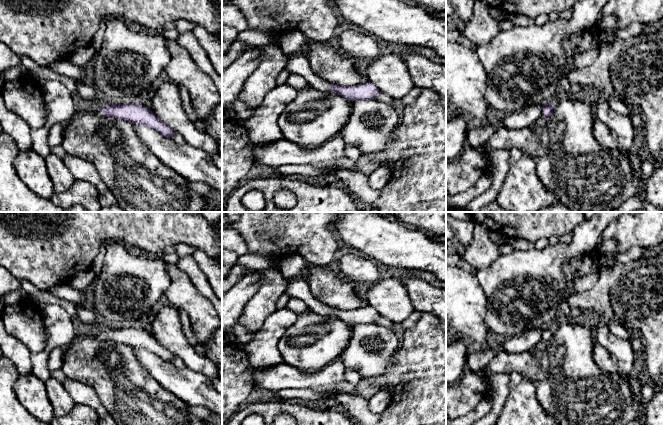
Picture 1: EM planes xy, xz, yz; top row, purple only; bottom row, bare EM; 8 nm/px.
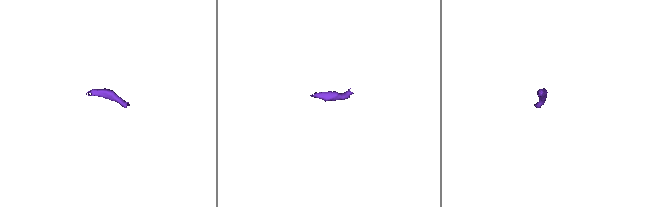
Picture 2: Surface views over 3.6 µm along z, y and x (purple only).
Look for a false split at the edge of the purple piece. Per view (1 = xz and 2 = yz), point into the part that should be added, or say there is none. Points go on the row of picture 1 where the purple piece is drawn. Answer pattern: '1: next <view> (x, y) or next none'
1: next xz (295, 64)
2: next none

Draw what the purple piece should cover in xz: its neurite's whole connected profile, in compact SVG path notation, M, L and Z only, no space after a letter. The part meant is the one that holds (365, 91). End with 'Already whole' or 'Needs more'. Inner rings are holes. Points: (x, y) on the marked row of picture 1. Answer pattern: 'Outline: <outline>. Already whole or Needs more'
Outline: M286 55L284 70L290 74L301 75L313 88L325 92L335 92L340 96L355 101L367 101L374 99L381 91L372 83L366 82L354 86L331 84L321 80L310 68L310 62L306 55Z. Needs more

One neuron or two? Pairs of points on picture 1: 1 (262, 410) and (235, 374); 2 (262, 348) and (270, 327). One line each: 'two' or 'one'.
1: two
2: one

